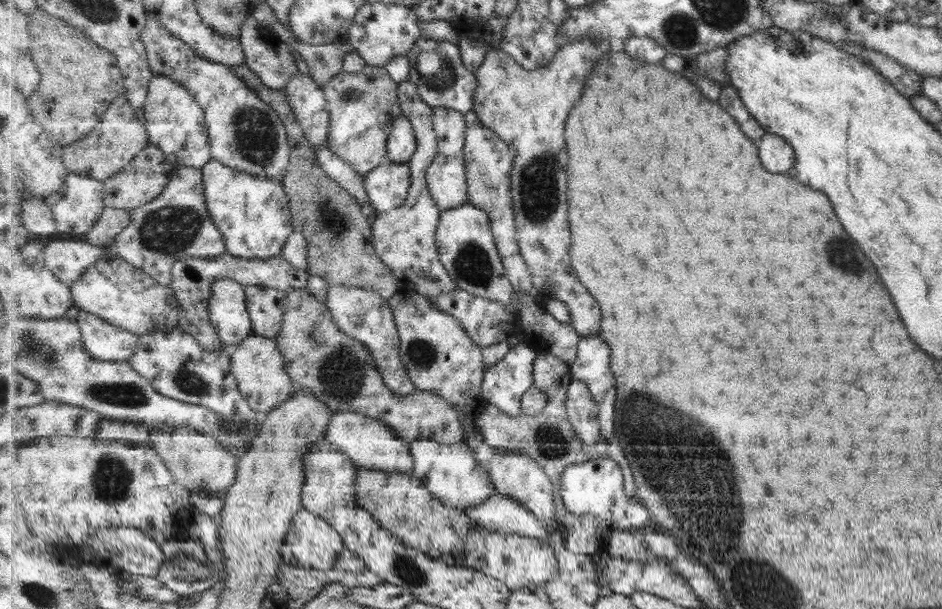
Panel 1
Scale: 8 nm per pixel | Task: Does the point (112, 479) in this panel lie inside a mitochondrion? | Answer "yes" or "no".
yes

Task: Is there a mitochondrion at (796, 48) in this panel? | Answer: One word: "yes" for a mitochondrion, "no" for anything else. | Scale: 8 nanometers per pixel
yes

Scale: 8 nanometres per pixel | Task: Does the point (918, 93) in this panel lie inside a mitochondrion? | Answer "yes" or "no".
no

